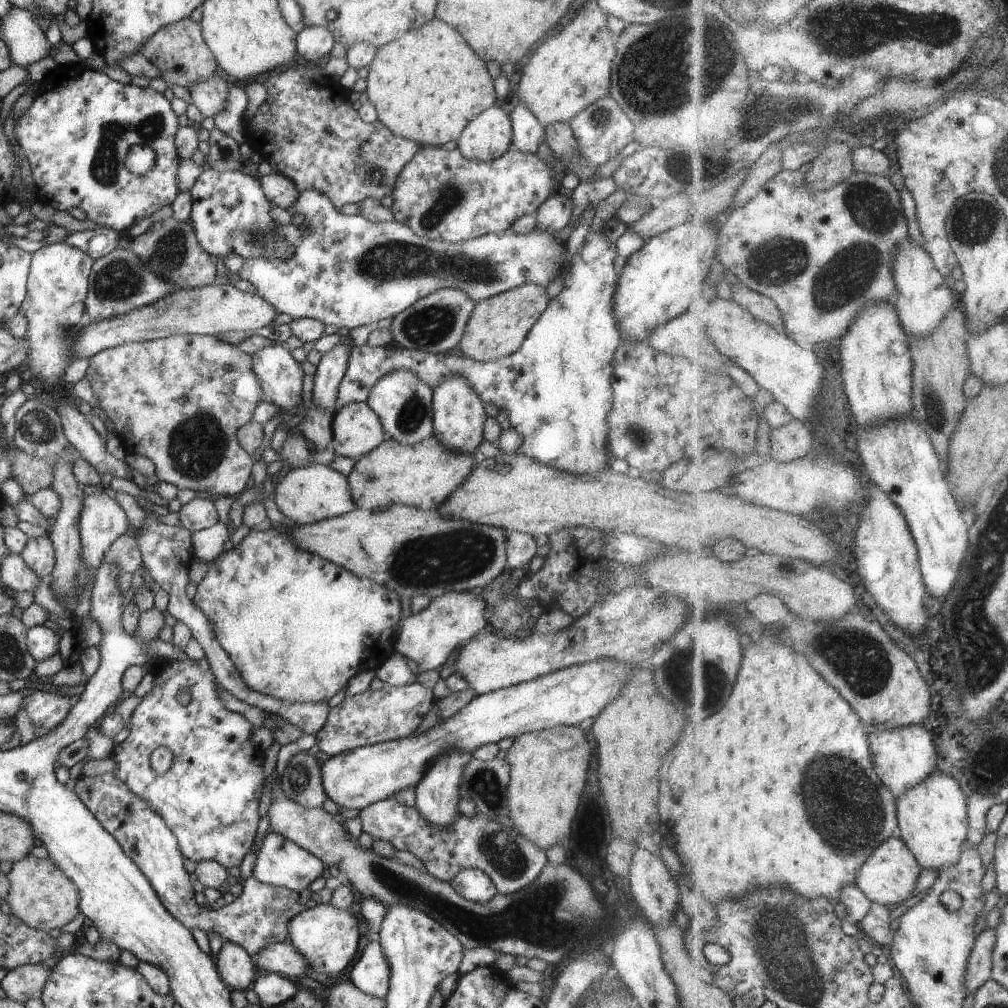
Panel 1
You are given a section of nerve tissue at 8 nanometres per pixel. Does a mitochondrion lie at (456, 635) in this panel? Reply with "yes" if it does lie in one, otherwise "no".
no

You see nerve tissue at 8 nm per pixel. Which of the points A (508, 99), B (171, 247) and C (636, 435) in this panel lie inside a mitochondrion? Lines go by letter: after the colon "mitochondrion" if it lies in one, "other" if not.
A: other
B: mitochondrion
C: mitochondrion

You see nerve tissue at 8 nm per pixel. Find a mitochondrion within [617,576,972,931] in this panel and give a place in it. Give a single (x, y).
(848, 833)

